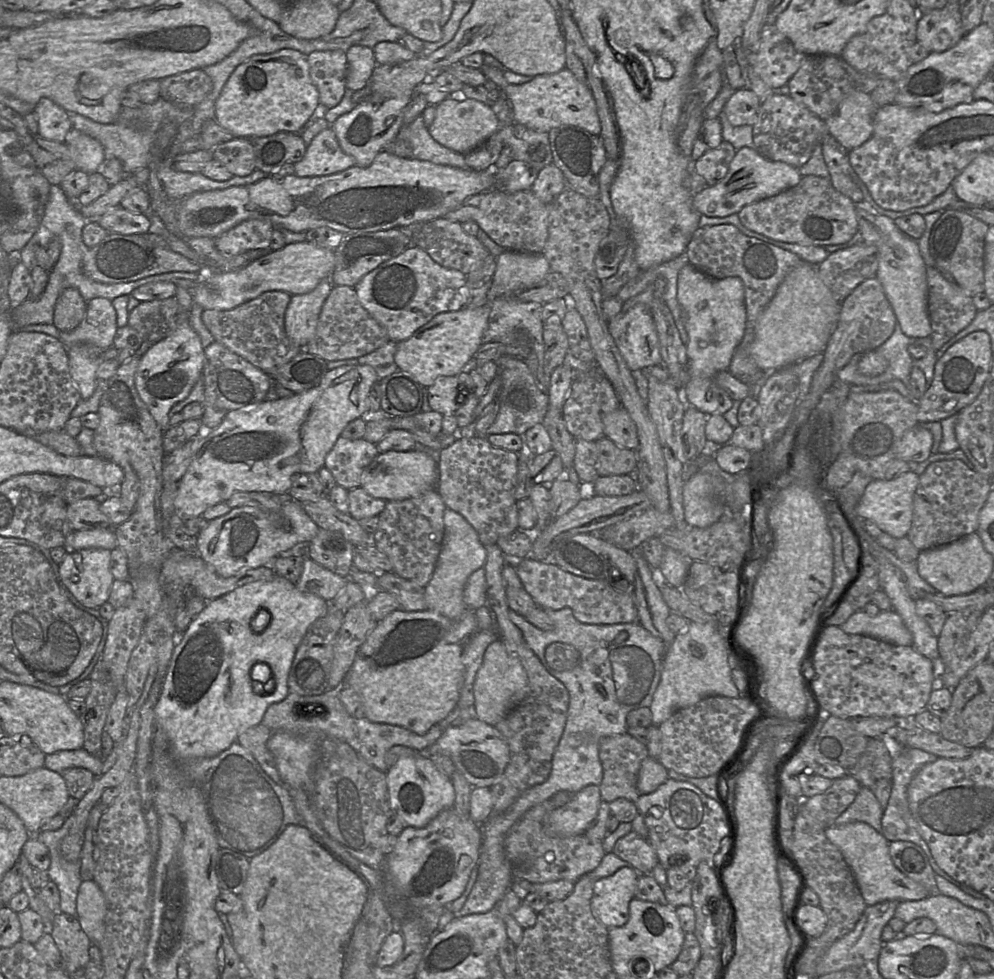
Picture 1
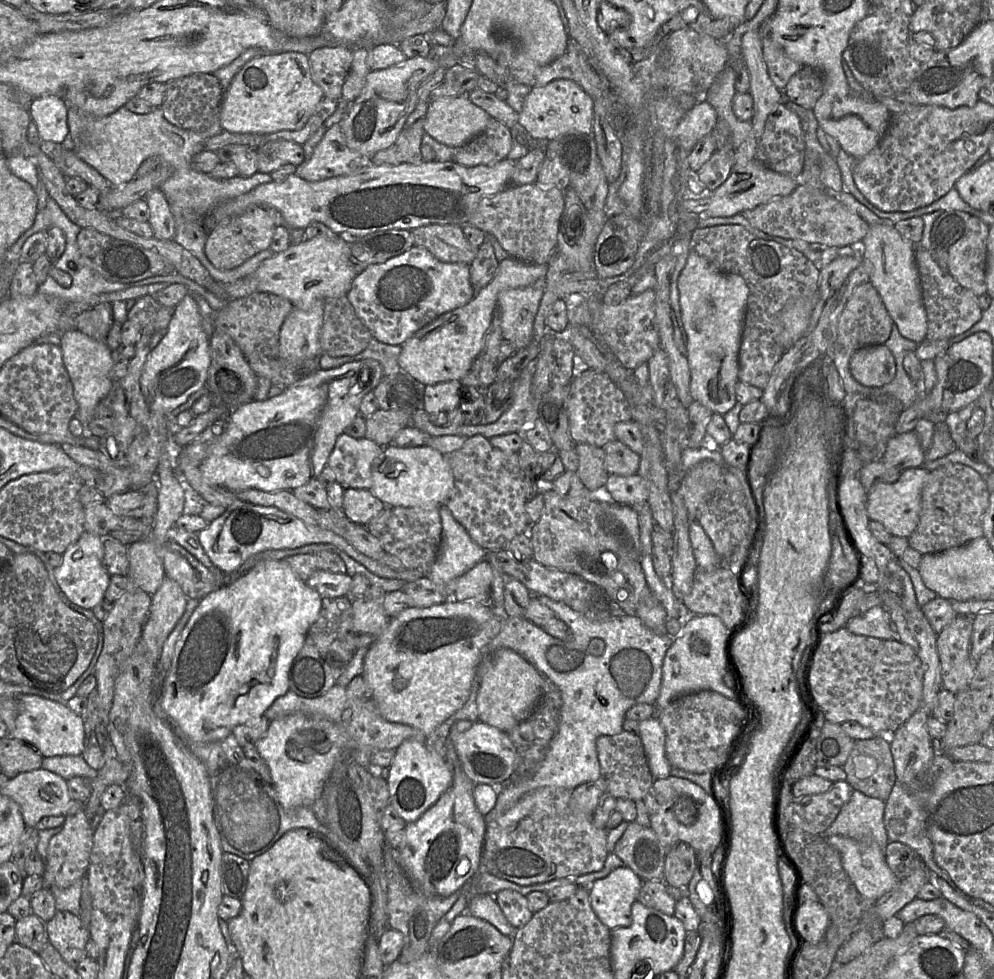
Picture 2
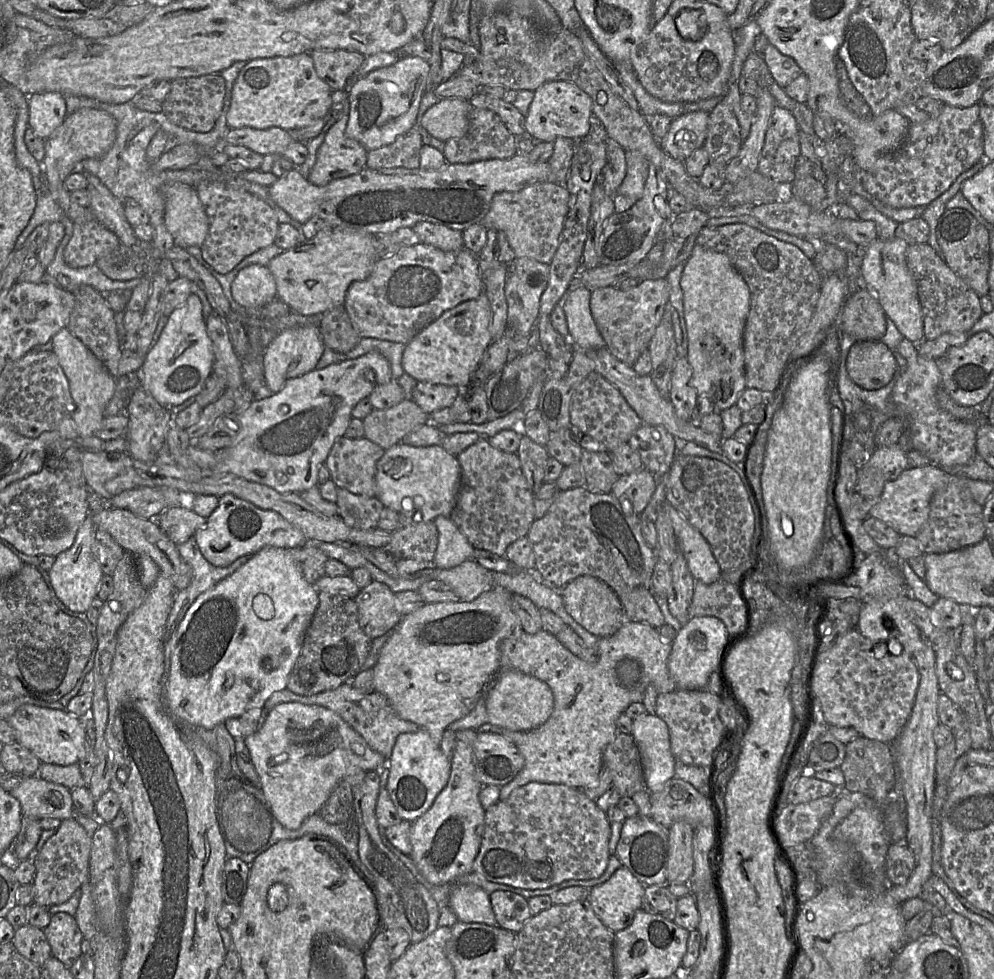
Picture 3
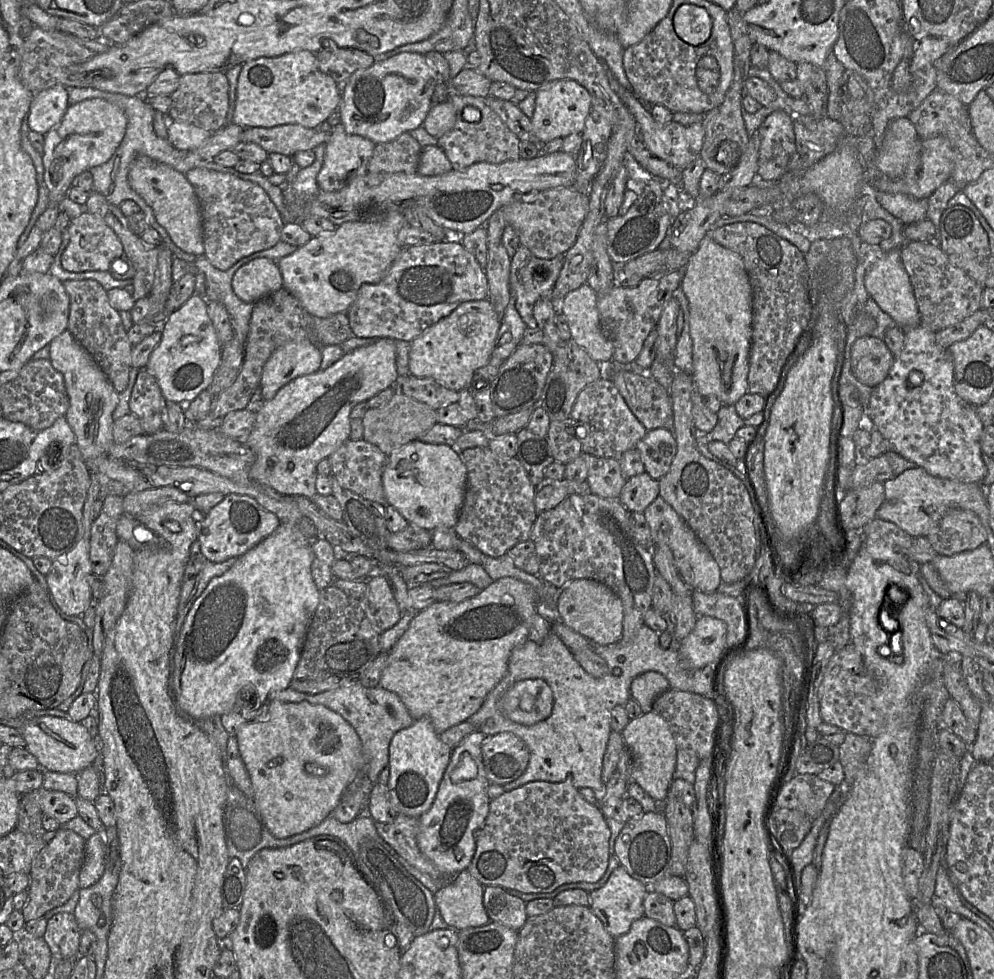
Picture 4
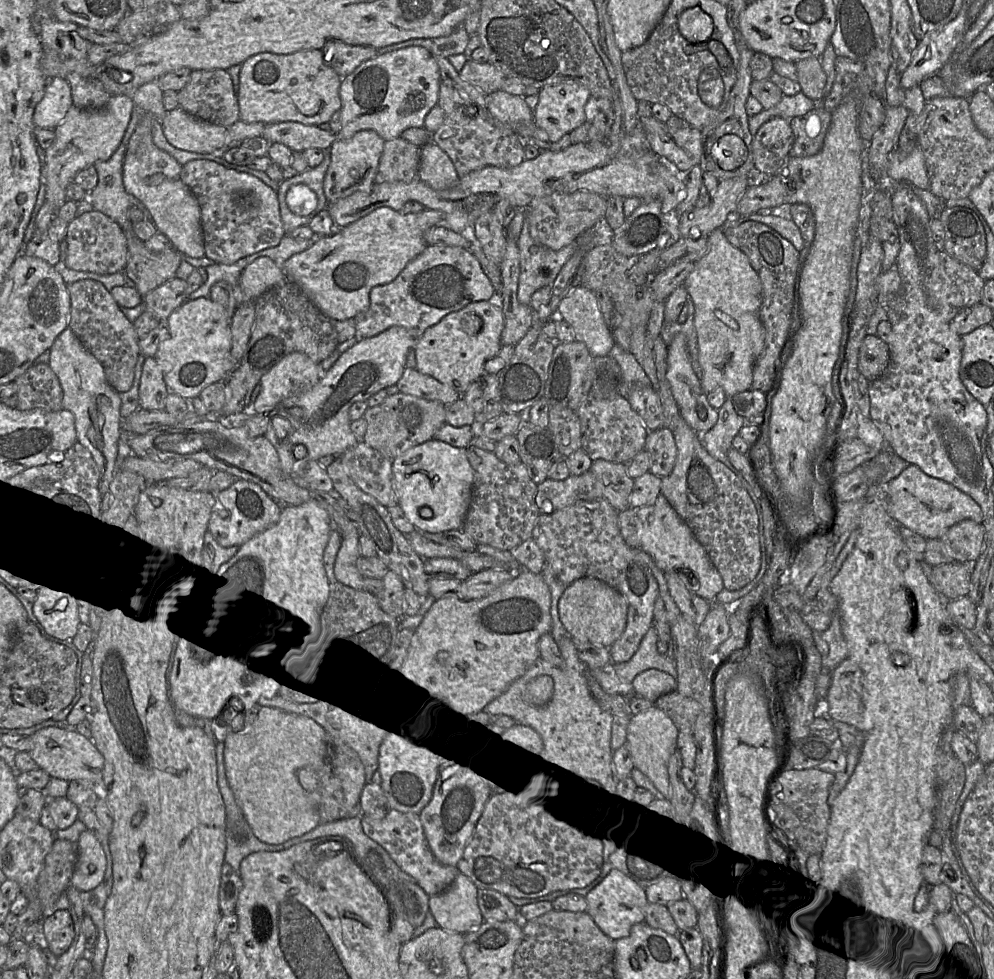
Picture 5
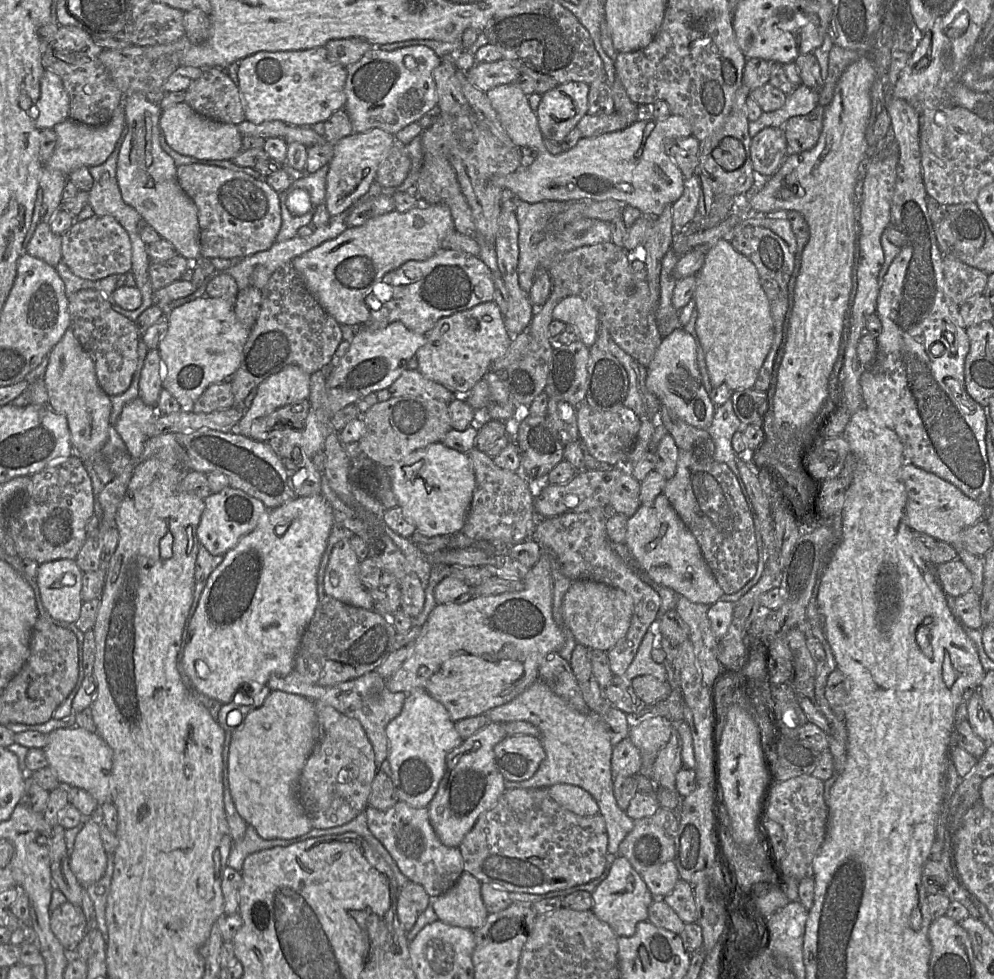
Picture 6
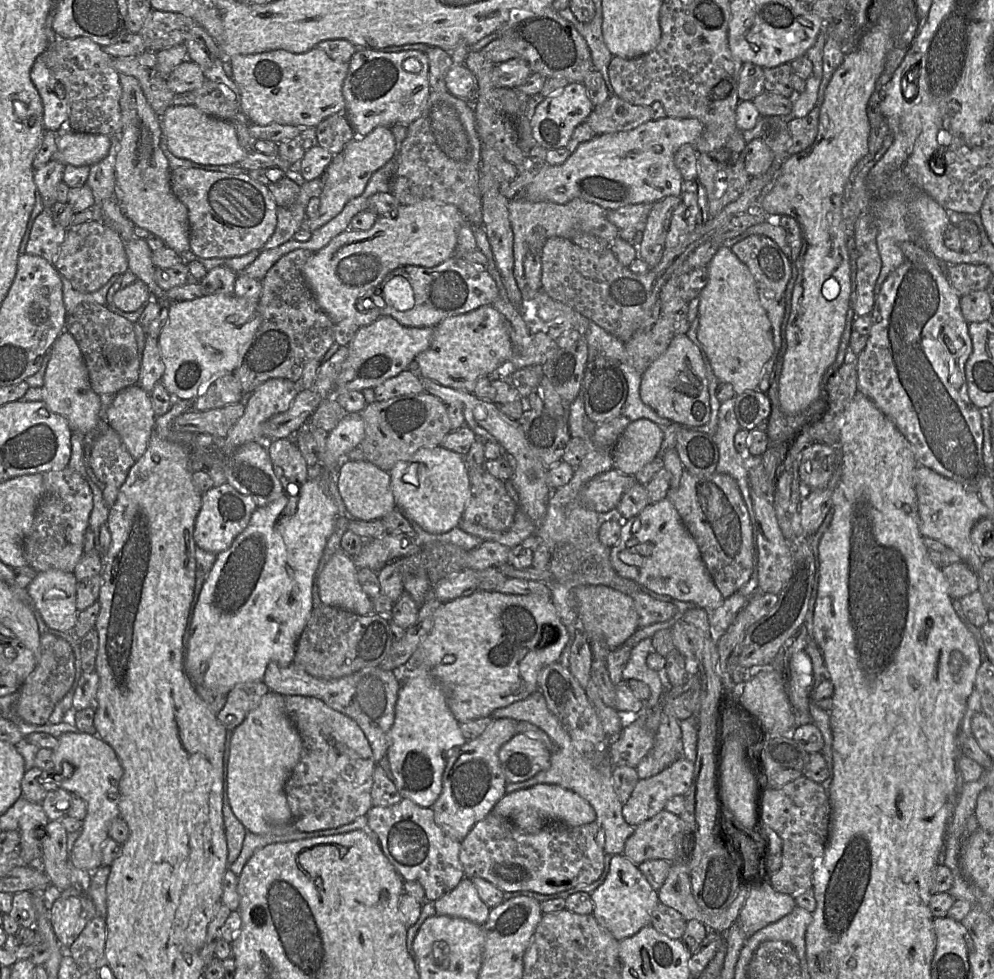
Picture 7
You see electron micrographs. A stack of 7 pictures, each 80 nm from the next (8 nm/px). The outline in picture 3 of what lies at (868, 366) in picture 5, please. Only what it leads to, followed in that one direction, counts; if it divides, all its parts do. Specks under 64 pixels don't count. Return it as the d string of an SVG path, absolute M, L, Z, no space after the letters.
M881 340L856 341L850 348L848 375L865 390L878 390L887 386L897 369L893 351Z

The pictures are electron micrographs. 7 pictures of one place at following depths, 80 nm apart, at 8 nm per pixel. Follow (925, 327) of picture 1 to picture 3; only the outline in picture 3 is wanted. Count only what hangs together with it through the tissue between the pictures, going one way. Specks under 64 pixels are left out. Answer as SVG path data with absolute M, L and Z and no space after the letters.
M895 237L892 240L876 239L866 247L865 256L863 257L861 267L862 285L873 292L878 299L887 317L889 317L898 328L899 332L911 342L920 344L924 338L924 324L921 304L918 297L917 284L908 269L906 263L906 250L908 243L900 238Z

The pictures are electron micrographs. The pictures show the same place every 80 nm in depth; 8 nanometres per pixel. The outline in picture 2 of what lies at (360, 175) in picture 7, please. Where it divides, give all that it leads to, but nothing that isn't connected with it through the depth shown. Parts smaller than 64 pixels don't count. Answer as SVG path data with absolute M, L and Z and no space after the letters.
M336 123L326 131L311 158L297 166L295 173L306 181L316 182L351 174L365 163L359 152L347 146L341 126Z

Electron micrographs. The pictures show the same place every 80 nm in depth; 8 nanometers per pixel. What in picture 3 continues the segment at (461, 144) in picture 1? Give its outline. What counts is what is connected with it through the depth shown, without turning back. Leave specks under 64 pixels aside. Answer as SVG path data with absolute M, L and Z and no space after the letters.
M442 98L424 113L420 126L431 136L446 142L468 130L472 105L460 98Z

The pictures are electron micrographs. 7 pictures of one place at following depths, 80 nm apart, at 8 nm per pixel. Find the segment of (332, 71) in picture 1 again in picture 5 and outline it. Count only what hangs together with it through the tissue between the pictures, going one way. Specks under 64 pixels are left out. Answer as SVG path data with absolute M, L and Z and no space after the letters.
M339 40L328 41L322 52L325 63L341 78L351 74L363 62L380 55L376 48L349 45Z

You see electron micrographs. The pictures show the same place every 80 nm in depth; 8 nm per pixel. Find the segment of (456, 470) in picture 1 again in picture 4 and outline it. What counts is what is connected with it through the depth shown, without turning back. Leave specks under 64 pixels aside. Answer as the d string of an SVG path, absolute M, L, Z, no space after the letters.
M489 446L467 448L460 453L467 468L464 503L454 530L483 554L500 557L516 544L530 538L538 517L535 509L535 489L517 457L502 457Z

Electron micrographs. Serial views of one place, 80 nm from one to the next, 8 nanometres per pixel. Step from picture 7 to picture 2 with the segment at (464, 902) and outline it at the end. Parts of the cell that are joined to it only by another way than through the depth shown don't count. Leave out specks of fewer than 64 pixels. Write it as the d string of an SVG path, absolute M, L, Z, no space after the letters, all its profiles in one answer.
M482 893L471 896L465 913L487 921L503 935L513 937L516 932L504 916L494 896L490 894Z

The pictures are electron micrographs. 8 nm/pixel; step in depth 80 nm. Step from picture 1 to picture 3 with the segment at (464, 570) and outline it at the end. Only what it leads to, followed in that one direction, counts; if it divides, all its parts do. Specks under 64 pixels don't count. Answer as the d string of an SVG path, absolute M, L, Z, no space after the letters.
M450 517L434 519L438 531L438 543L433 559L436 567L449 569L472 559L474 547Z

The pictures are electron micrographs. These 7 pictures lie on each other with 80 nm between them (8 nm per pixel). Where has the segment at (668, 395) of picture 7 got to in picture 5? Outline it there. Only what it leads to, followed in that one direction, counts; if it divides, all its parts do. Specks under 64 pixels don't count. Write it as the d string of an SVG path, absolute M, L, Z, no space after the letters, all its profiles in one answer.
M677 333L667 346L666 378L678 405L680 415L685 422L698 434L710 430L718 420L718 409L713 408L707 400L707 393L703 390L690 361L686 336L682 333Z

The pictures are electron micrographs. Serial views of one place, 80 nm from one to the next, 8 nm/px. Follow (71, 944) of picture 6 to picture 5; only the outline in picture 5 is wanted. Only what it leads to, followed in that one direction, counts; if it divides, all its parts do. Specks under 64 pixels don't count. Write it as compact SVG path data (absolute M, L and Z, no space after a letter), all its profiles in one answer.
M58 910L42 919L41 946L59 957L71 946L75 937L74 923L69 910Z

